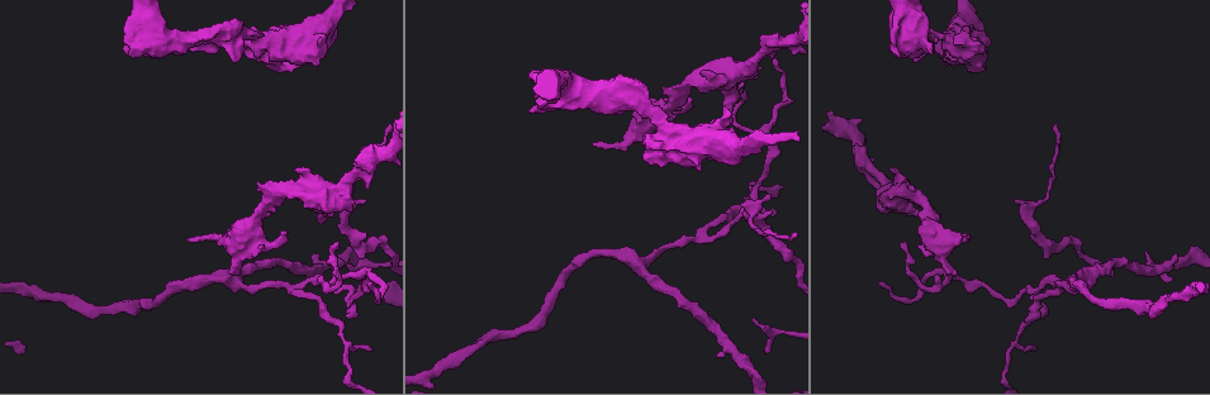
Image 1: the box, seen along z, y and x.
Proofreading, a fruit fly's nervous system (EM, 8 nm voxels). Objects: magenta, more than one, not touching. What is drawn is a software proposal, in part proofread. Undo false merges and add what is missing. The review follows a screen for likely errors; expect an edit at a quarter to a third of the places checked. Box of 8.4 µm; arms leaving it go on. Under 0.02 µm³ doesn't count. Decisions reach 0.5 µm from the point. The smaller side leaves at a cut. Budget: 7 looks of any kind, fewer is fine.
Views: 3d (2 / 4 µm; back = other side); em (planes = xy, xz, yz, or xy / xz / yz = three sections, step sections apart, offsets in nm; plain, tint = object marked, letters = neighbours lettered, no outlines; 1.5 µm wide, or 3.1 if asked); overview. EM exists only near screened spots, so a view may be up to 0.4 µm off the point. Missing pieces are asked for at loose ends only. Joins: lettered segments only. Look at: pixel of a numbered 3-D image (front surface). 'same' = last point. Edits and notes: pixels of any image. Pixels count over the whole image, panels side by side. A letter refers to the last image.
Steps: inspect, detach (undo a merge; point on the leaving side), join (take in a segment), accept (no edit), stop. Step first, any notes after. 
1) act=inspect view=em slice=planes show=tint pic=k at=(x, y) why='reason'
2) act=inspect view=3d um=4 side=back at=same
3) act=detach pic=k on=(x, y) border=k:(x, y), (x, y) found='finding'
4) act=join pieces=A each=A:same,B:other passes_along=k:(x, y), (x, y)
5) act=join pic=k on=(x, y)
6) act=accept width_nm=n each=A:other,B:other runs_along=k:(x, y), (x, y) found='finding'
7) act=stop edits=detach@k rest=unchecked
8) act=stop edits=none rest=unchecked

act=inspect view=3d um=2 side=back pic=1 at=(633, 103) why='a fork'

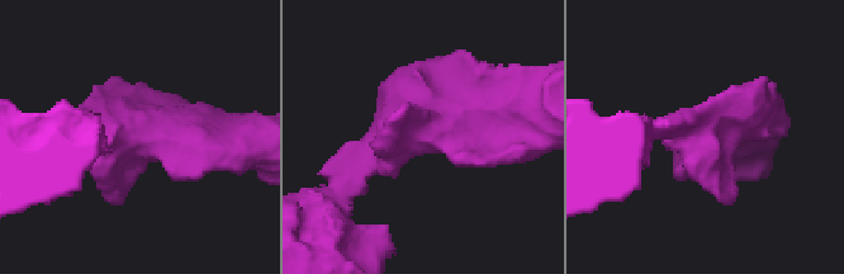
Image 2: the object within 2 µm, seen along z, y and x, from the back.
act=inspect view=em slice=planes show=letters pic=2 at=(708, 140)

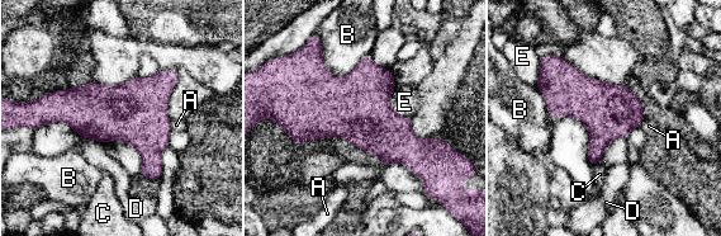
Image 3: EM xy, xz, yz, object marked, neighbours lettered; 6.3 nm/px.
act=accept each=A:other,B:other,C:other,D:other,E:other border=3:(394, 84), (390, 107), (411, 118) found='all the same cell'

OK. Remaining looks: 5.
act=inspect view=em slice=planes show=letters pic=1 at=(978, 69) why='free end'

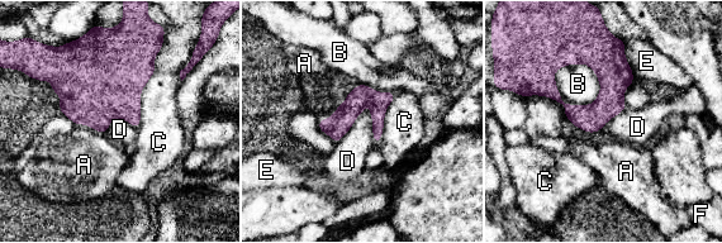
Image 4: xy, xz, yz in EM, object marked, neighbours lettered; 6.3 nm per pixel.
act=accept longest_contact=C:480nm each=A:other,B:other,C:other,D:other,E:other,F:other found='no lettered segment goes on from it'

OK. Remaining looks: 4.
act=inspect view=em slice=xz step=4 show=letters pic=1 at=(891, 168) why='stops while still wide'

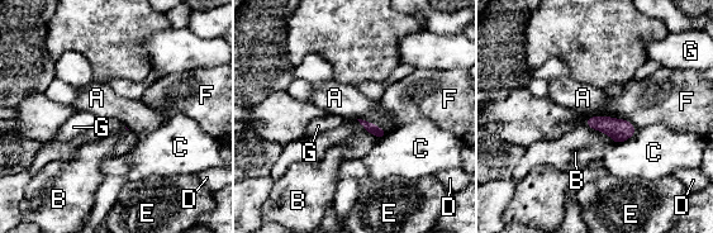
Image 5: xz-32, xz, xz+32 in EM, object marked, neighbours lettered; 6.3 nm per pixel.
act=inspect view=em slice=planes show=letters at=same

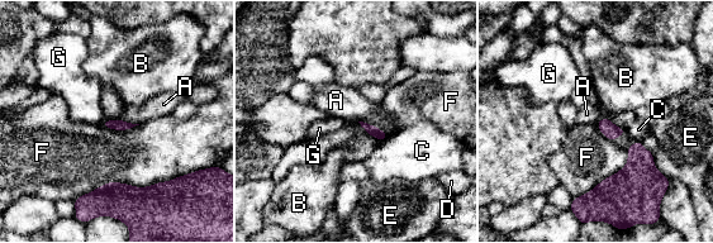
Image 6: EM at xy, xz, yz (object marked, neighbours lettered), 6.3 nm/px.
act=accept each=A:other,B:other,C:other,D:other,E:other,F:other,G:other border=6:(359, 120), (374, 124), (388, 137) found='no lettered segment goes on from it'

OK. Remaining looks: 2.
act=stop edits=none rest=unchecked

